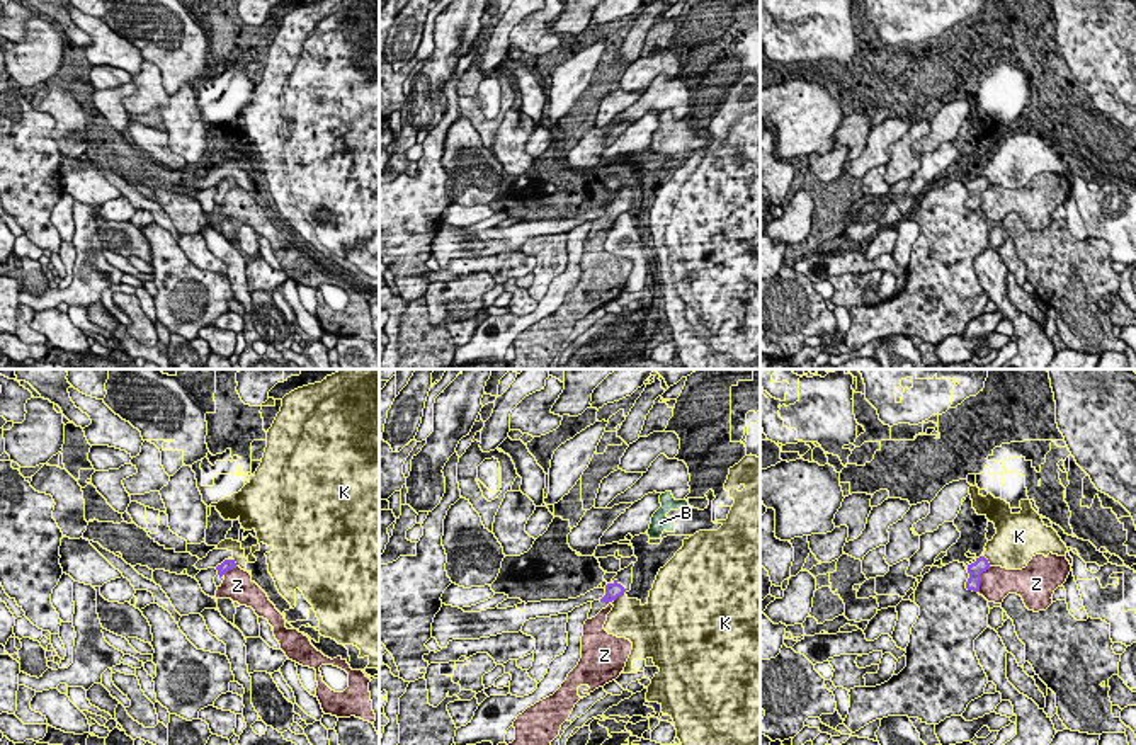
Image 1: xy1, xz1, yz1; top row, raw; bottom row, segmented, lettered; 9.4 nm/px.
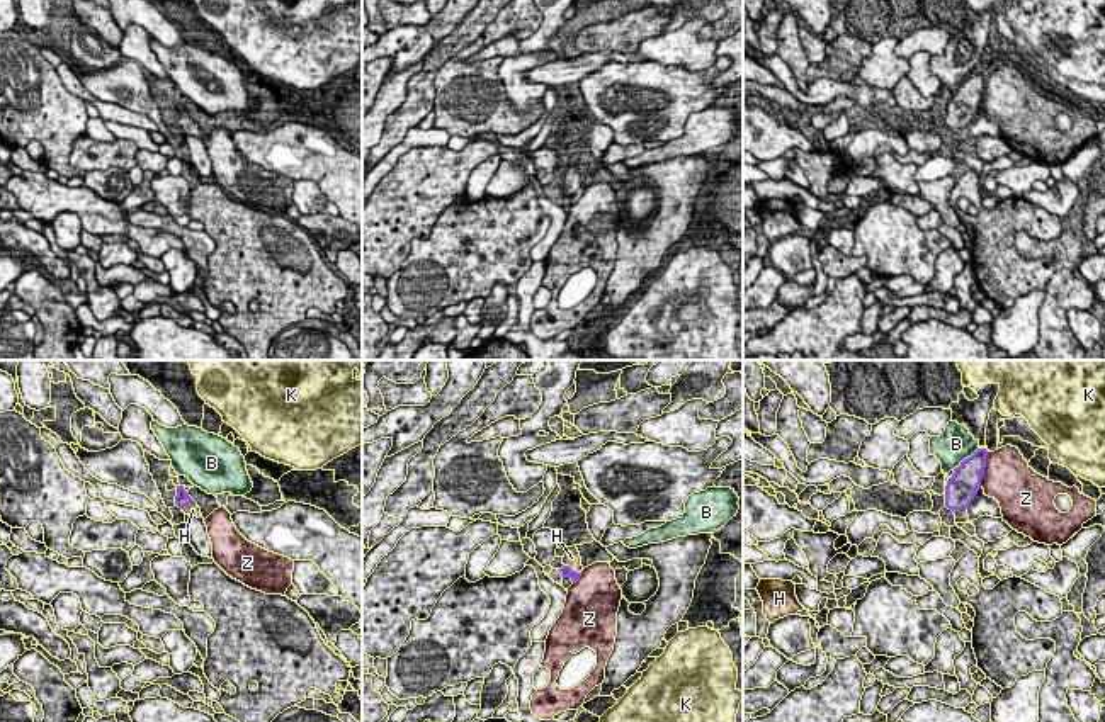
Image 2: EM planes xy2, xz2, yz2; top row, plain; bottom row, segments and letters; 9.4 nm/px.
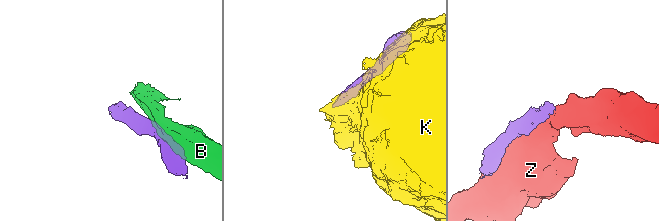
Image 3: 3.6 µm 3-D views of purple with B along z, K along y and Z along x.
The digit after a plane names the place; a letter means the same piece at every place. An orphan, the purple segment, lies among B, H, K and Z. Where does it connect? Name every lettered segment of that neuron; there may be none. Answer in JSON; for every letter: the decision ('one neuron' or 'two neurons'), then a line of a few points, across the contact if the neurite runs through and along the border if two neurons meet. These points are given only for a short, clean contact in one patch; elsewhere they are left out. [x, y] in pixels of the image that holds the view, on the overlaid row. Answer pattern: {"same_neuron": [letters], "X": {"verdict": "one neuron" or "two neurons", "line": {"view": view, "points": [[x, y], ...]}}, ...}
{"same_neuron": ["H"], "B": {"verdict": "two neurons", "line": {"view": "yz2", "points": [[978, 447], [952, 469]]}}, "H": {"verdict": "one neuron", "line": {"view": "xz2", "points": [[566, 571], [572, 569], [572, 558]]}}, "K": {"verdict": "two neurons", "line": {"view": "xz1", "points": [[623, 592], [614, 601]]}}, "Z": {"verdict": "two neurons"}}

